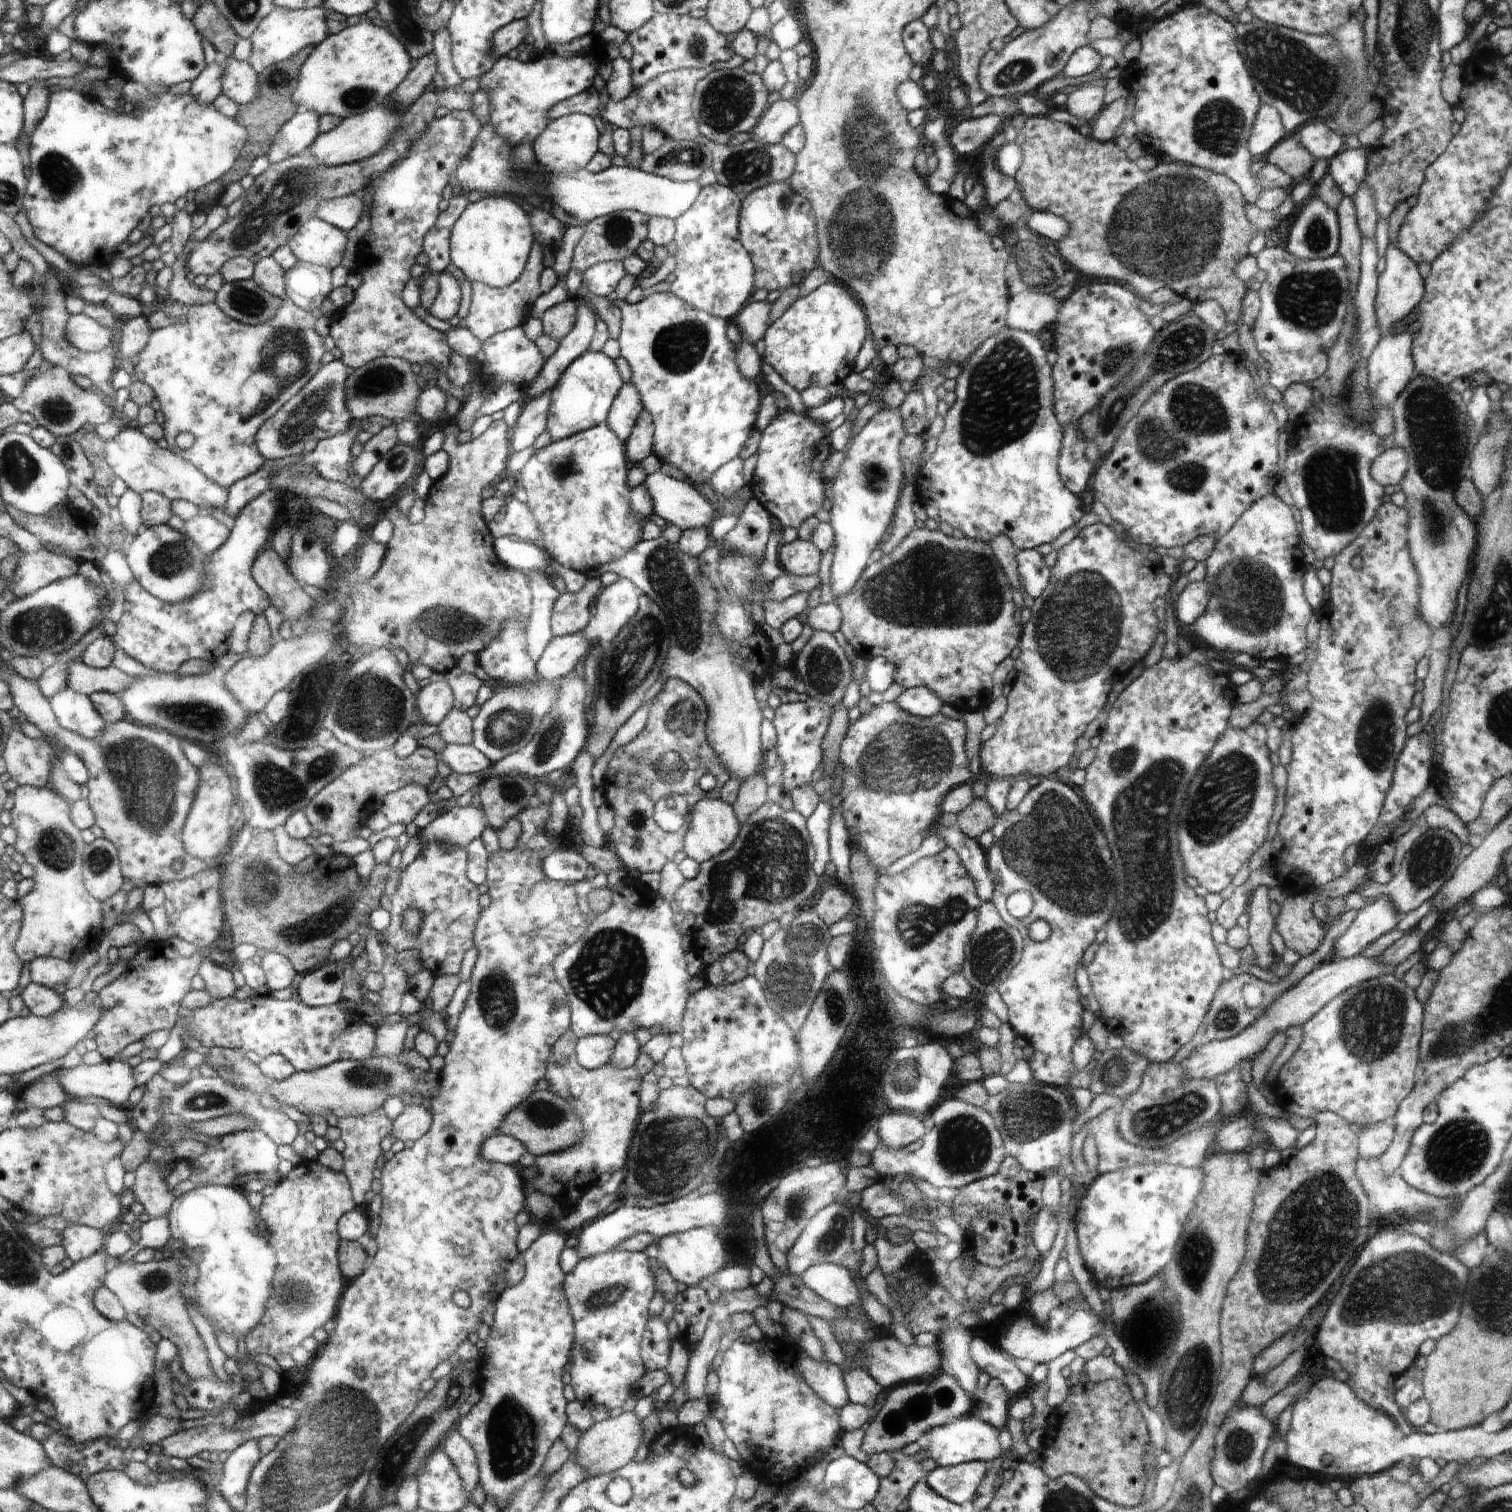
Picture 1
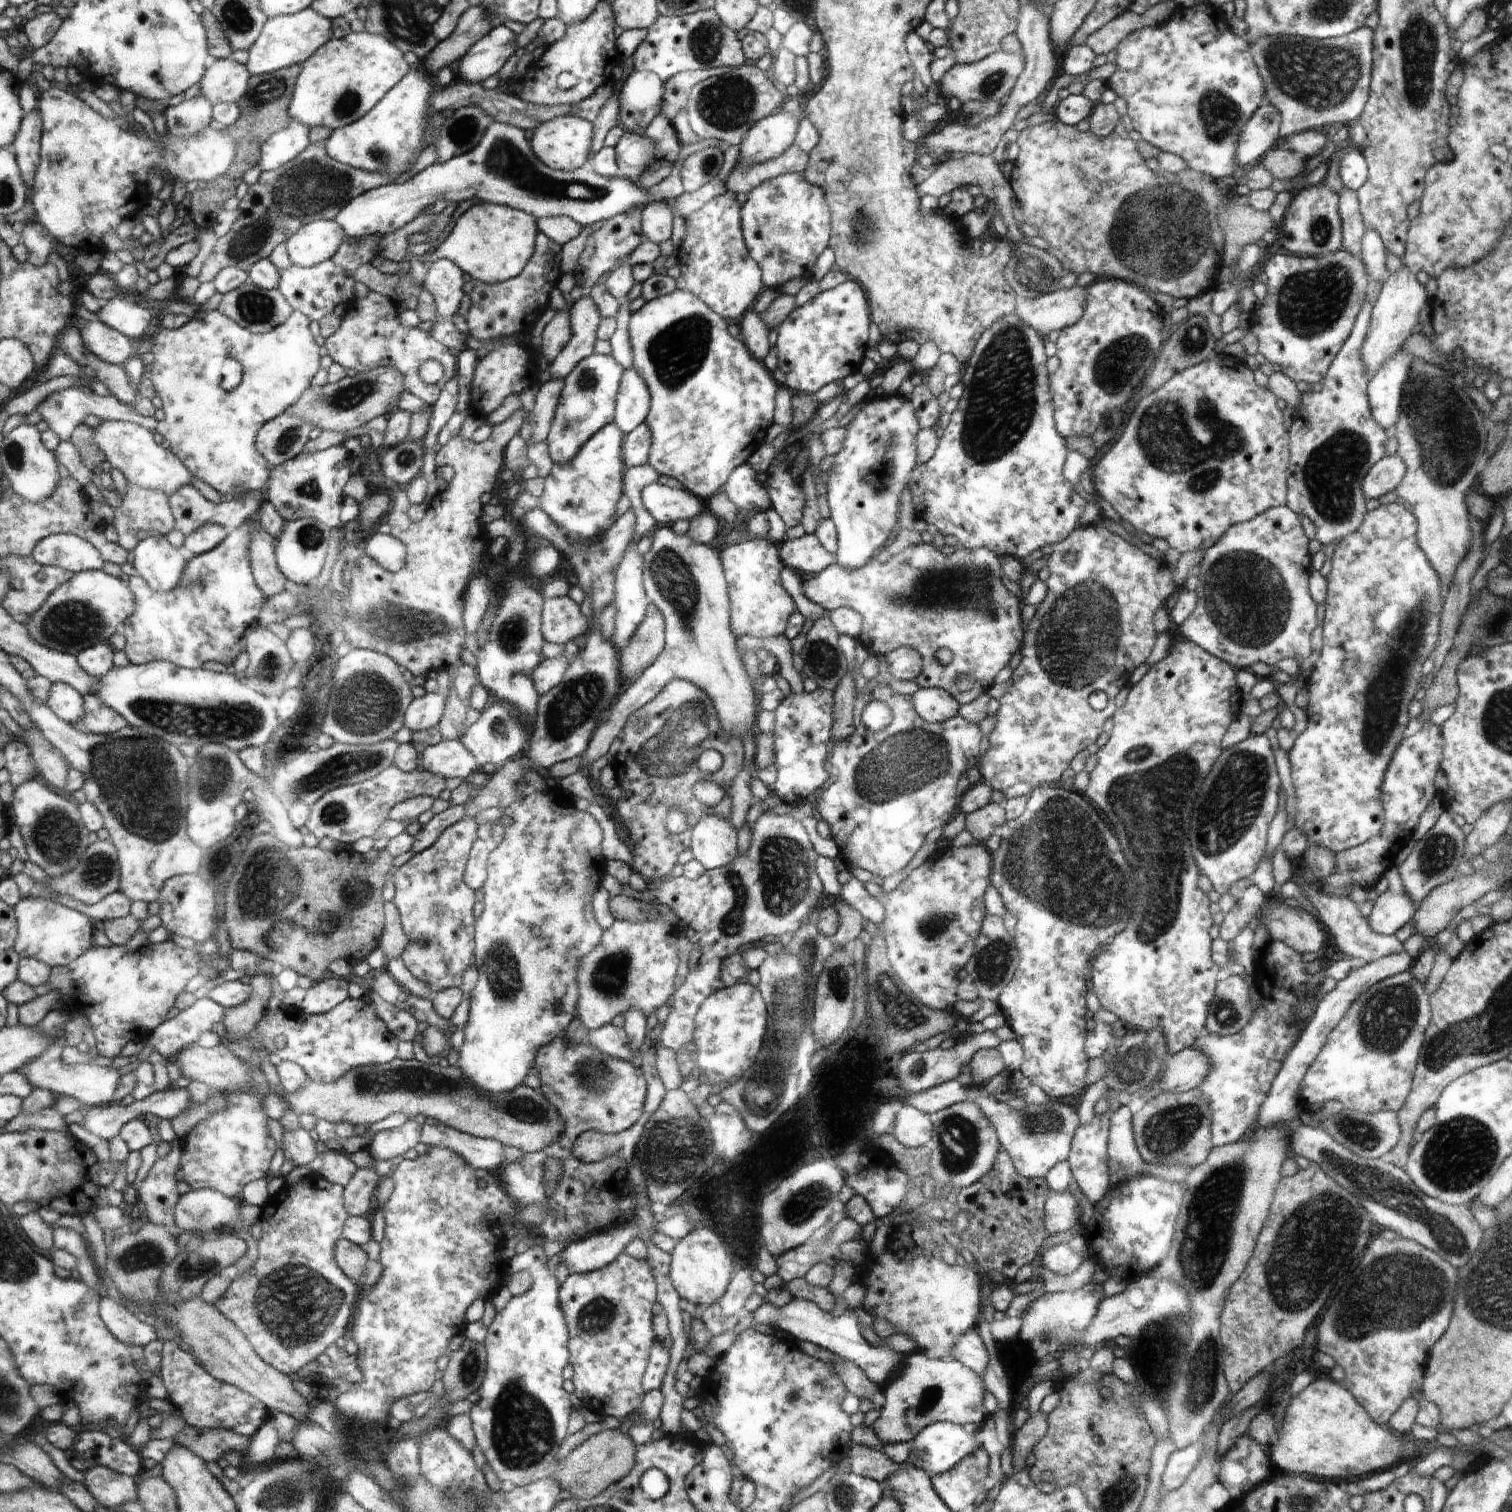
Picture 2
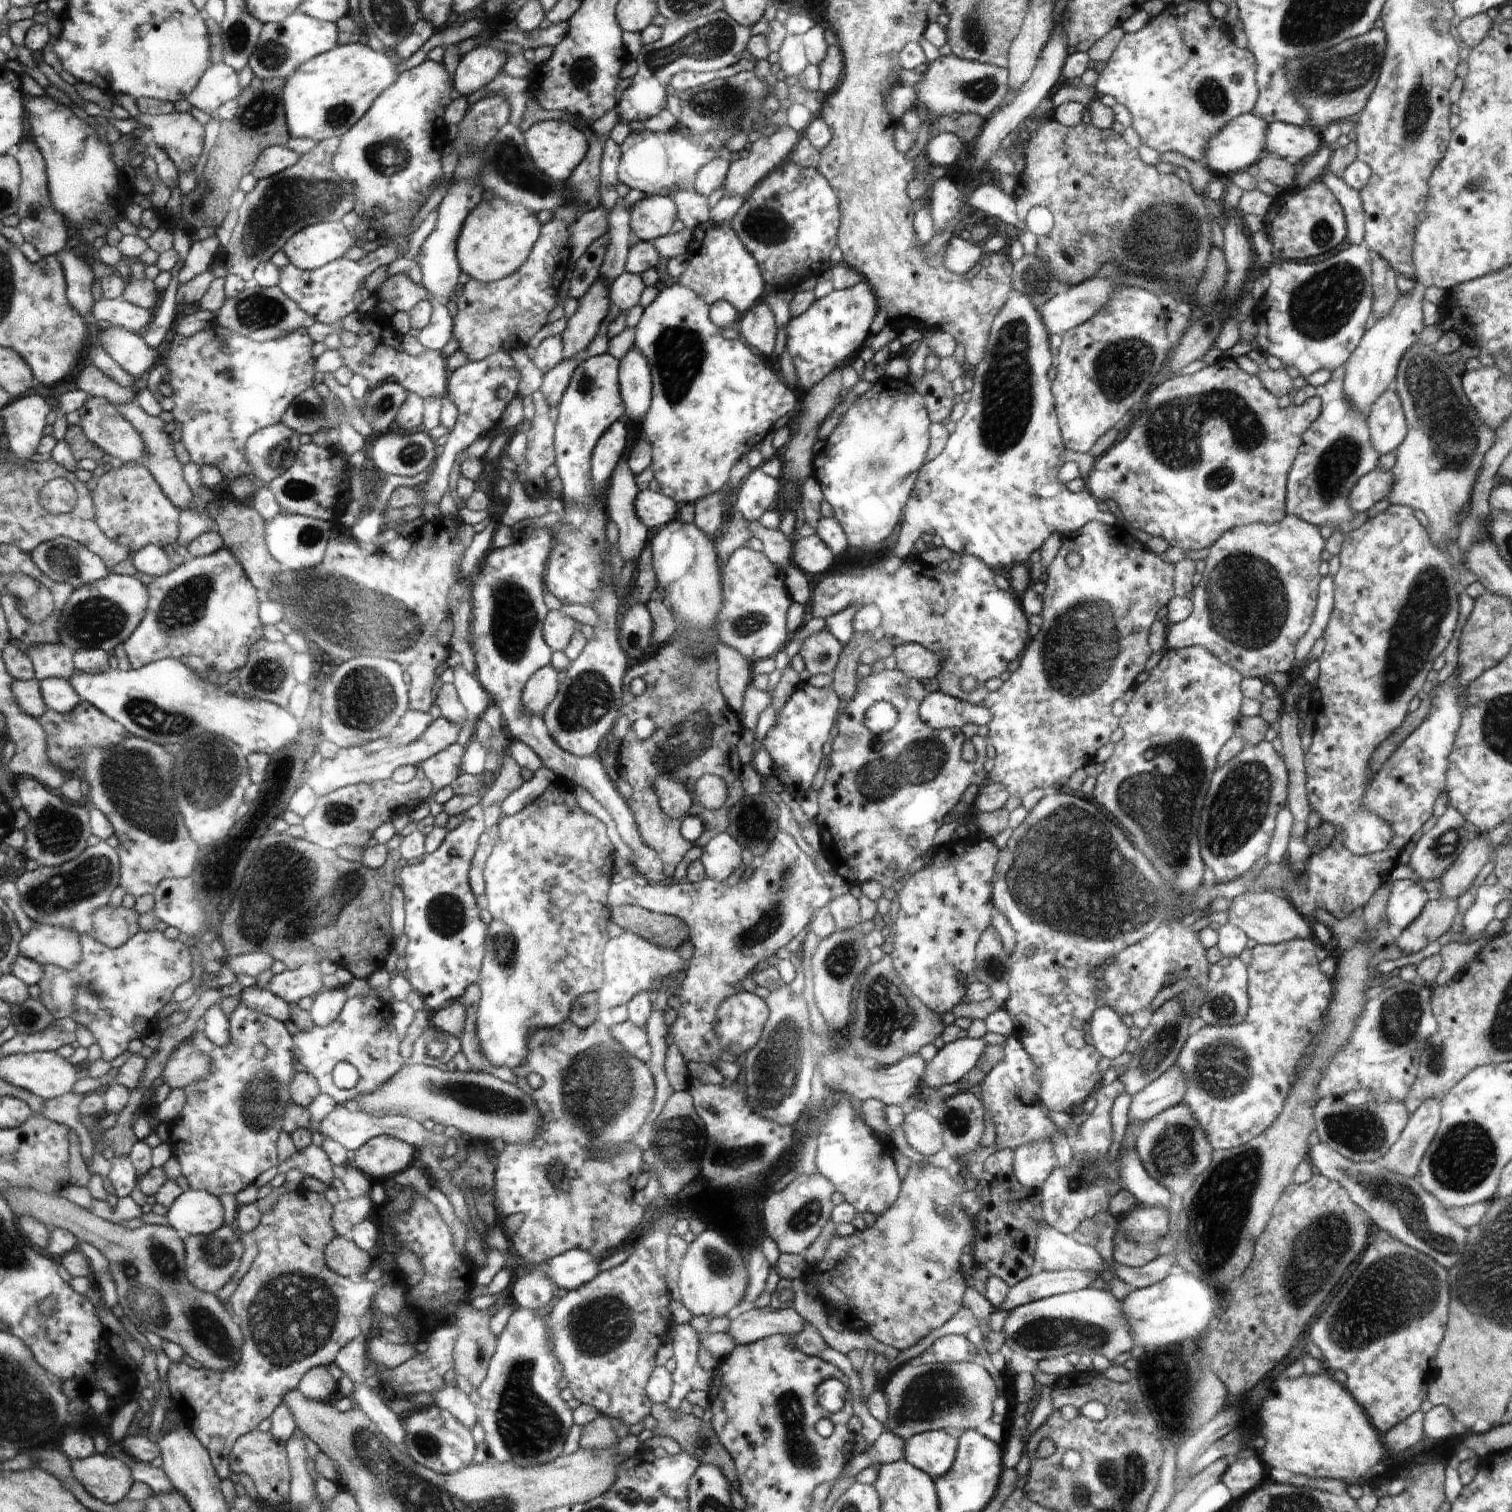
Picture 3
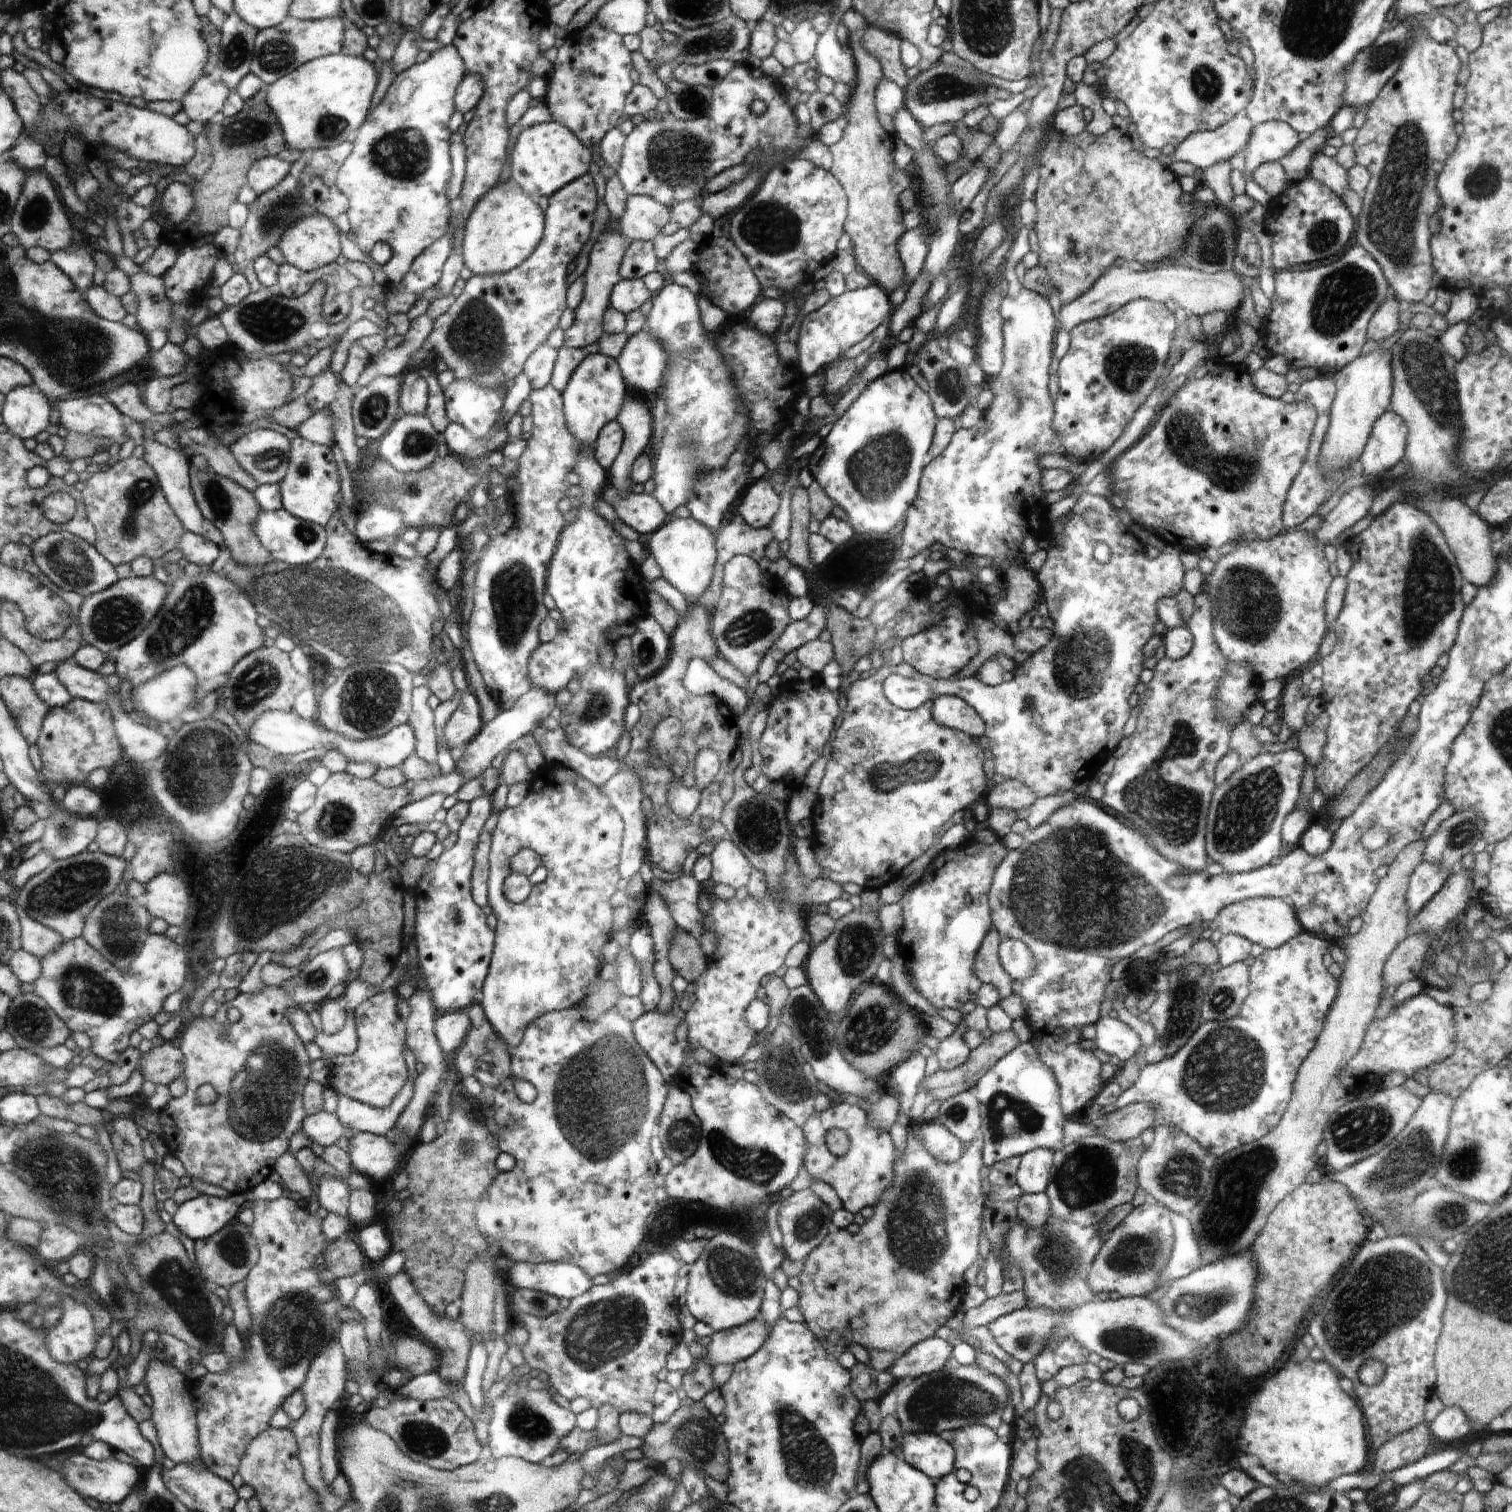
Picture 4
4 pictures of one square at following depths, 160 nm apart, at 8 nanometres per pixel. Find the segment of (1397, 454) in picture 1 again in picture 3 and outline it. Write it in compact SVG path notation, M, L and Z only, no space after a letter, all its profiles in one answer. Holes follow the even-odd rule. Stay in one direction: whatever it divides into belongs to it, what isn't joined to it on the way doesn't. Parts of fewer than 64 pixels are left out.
M1374 469L1358 479L1347 496L1354 513L1367 512L1379 500L1386 499L1395 479L1389 471Z

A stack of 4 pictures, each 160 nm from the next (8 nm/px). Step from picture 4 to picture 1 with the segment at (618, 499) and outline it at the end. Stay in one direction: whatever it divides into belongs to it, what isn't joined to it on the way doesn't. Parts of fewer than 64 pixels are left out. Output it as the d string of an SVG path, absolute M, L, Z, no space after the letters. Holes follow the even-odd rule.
M656 471L646 477L643 487L653 500L653 512L660 518L664 518L666 522L679 526L682 530L710 525L718 516L714 505L696 490L695 485L690 480L679 481L661 471Z

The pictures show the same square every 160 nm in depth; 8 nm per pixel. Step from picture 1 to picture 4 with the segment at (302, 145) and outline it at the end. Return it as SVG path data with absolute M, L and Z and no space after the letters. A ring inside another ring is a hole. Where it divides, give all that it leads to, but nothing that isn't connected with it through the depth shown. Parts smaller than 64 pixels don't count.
M264 157L258 160L248 172L248 186L257 195L280 185L288 176L292 164L276 157Z

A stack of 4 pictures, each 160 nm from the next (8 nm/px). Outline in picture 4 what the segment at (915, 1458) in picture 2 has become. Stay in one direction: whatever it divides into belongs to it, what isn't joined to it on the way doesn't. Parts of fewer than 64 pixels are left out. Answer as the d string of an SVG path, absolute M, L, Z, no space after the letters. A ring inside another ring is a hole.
M906 1433L902 1458L935 1480L956 1470L956 1450L945 1436L934 1433Z

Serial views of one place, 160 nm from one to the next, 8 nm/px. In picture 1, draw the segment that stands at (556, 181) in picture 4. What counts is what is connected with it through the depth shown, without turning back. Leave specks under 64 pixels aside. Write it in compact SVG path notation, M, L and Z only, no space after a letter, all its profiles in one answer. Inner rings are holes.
M572 113L552 119L545 130L532 142L536 162L556 172L573 171L589 164L600 150L601 134L594 119L587 114Z

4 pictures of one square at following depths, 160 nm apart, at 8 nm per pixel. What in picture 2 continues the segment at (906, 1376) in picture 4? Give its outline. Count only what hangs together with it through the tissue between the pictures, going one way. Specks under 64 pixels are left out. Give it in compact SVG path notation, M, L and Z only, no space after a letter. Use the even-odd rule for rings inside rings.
M976 1329L969 1330L958 1338L953 1357L978 1374L986 1370L989 1356Z

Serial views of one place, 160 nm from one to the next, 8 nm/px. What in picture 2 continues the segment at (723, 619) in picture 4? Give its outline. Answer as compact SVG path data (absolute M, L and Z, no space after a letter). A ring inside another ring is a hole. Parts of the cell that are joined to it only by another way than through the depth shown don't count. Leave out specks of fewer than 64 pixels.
M745 535L738 543L723 548L722 562L733 602L733 631L739 637L748 635L762 639L784 635L790 616L797 610L794 599L781 581L781 572L787 566L781 557L779 542Z

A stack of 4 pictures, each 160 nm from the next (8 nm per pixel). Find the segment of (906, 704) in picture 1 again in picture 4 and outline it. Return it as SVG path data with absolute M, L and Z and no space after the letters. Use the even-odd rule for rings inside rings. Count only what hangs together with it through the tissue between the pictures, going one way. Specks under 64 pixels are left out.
M944 695L933 700L933 717L938 724L964 731L980 737L985 731L985 722L965 700L952 695Z

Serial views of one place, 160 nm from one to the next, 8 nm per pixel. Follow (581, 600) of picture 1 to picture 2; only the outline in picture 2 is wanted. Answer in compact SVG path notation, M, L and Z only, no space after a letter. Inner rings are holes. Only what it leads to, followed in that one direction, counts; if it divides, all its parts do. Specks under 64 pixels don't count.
M568 596L545 600L543 629L544 638L549 643L563 646L580 634L588 632L589 628L590 620Z

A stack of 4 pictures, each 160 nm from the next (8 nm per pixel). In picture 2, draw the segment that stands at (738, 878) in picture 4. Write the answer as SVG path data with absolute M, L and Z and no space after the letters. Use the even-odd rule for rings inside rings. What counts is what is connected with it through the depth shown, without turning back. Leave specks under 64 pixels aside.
M718 814L710 815L692 830L690 850L705 870L722 868L737 857L737 830L729 820Z

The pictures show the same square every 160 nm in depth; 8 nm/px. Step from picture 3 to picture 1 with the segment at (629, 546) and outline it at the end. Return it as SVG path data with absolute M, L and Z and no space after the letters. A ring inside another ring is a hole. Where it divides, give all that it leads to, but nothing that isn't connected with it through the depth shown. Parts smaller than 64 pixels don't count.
M626 577L617 578L603 587L594 600L596 614L582 631L590 644L608 644L624 625L638 612L641 590Z

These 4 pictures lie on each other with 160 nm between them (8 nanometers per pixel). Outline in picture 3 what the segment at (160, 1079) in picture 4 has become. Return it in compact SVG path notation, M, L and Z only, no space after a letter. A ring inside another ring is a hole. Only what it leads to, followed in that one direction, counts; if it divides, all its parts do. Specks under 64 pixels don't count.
M182 1044L169 1050L163 1076L170 1088L184 1088L202 1080L210 1069L207 1055L194 1045Z

